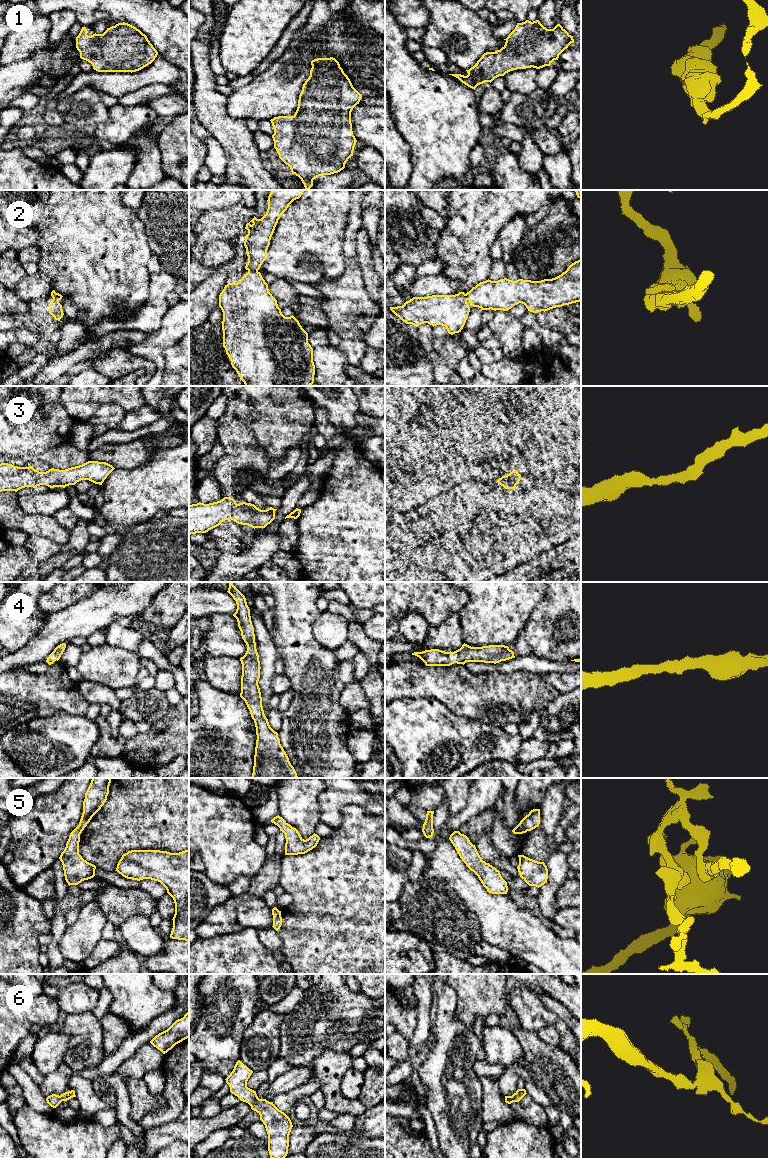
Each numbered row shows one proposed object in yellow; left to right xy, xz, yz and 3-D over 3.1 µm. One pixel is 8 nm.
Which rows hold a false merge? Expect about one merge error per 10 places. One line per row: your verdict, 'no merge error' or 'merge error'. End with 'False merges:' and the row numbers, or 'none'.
1: no merge error
2: no merge error
3: no merge error
4: no merge error
5: no merge error
6: no merge error
False merges: none

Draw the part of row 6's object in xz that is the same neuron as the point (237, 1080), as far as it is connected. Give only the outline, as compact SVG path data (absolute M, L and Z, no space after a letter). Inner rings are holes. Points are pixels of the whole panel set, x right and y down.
M238 1060L225 1080L230 1087L230 1092L241 1101L248 1103L251 1109L260 1115L260 1120L265 1125L268 1134L270 1158L285 1158L288 1154L292 1122L273 1102L259 1099L256 1091L247 1087L247 1081L252 1073L252 1070Z

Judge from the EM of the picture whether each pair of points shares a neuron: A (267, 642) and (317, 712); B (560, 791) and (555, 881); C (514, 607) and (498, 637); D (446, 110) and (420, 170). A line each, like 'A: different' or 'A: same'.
A: different
B: same
C: same
D: same

